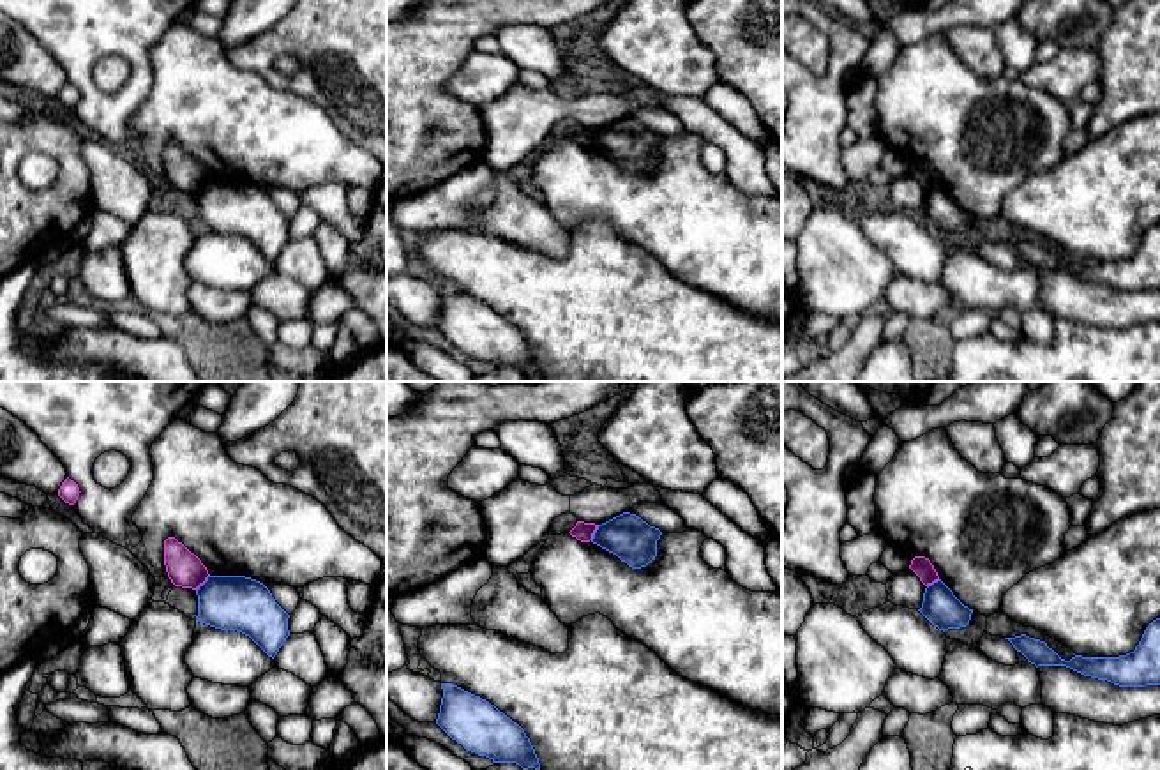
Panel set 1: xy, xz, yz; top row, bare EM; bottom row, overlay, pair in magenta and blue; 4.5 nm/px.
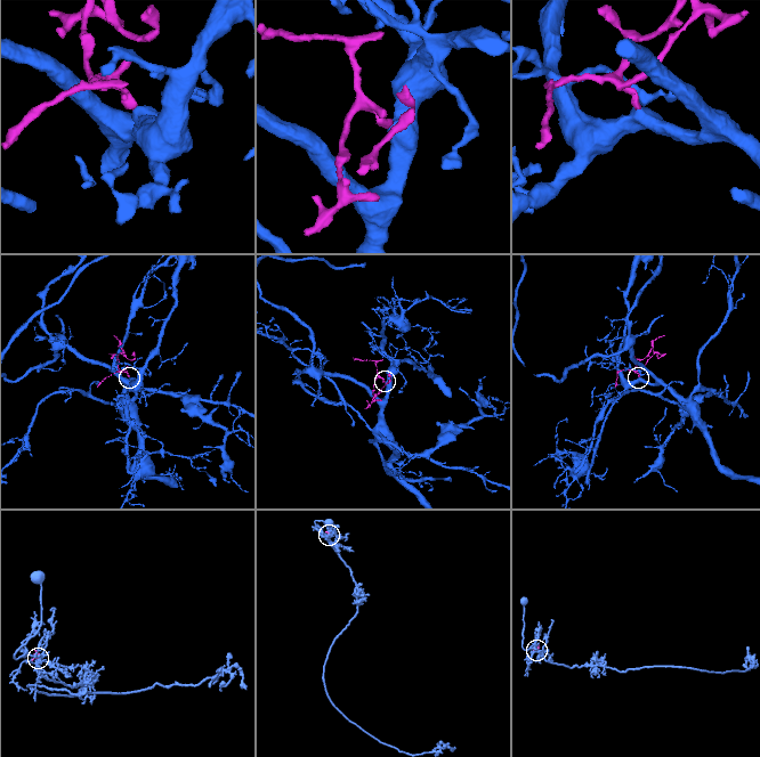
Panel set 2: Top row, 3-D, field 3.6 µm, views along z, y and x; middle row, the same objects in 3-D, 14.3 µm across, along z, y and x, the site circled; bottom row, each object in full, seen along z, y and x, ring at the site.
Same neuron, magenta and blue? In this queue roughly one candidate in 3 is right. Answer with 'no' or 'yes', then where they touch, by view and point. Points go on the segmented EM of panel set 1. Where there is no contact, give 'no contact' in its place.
no | xy (202, 583)

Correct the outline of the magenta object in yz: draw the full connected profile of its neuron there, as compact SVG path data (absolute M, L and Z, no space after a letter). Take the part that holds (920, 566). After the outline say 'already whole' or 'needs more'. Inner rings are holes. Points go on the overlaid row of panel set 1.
M915 556L911 560L909 569L920 578L920 581L927 586L939 579L934 565L925 556Z; already whole

